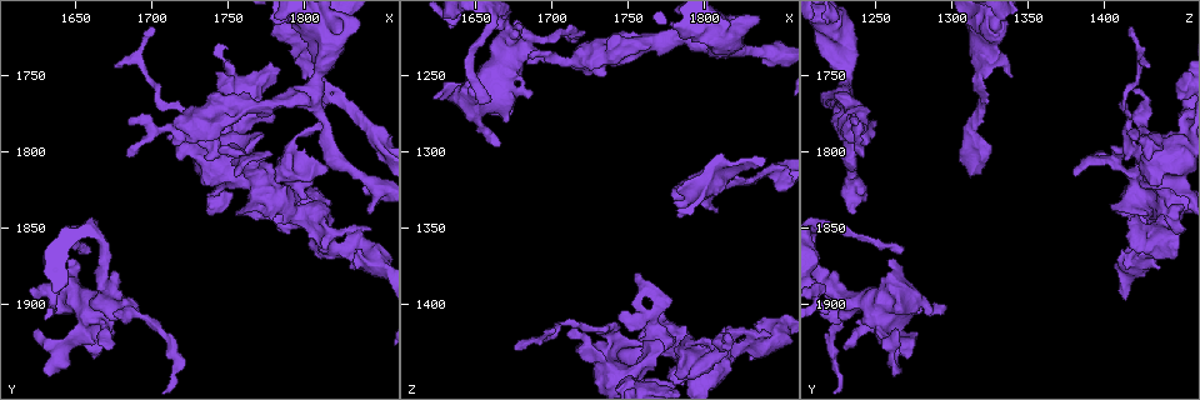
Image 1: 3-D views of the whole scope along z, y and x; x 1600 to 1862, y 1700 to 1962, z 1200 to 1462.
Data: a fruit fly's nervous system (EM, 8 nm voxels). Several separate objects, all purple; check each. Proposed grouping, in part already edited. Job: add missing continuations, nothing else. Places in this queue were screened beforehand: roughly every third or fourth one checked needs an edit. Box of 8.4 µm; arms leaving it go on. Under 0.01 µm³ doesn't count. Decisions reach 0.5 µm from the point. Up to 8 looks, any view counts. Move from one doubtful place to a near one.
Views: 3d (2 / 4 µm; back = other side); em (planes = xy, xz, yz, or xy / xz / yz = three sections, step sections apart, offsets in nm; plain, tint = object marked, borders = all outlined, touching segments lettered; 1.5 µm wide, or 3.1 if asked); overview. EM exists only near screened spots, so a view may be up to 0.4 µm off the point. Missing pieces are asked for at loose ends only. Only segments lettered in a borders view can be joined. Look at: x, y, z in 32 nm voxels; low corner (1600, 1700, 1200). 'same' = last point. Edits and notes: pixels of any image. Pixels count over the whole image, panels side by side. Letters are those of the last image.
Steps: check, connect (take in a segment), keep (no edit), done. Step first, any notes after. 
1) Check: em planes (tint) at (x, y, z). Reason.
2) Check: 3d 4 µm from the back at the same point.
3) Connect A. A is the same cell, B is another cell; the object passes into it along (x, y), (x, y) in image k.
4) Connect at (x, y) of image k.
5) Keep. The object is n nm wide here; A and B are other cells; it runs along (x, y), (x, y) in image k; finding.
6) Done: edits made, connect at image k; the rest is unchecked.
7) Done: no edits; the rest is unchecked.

Check: 3d 2 µm at (1646, 1870, 1258). Stops while still wide.

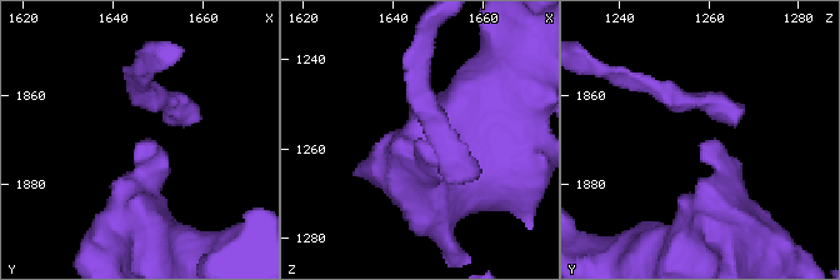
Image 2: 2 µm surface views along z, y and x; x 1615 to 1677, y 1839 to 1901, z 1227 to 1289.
Check: em planes (tint) at (1646, 1871, 1259). Shape alone is not enough.

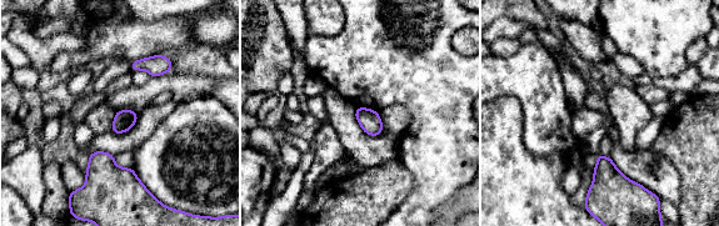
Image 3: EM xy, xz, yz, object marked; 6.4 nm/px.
Check: em planes (borders) at the same point. What lies round it.

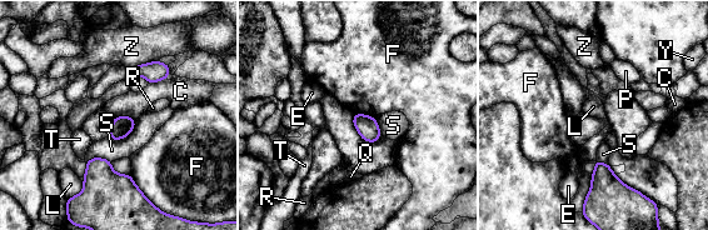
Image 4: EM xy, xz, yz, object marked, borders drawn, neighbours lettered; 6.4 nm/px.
Keep. The longest contact is with F, 220 nm; C, E, F, L, P, Q, R, S, T, Y and Z are other cells; a border runs along (114, 116), (130, 116), (134, 120) in image 4; none of them fits.

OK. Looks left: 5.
Check: em xz step 4 (borders) at (1686, 1780, 1238). Branch stops here.

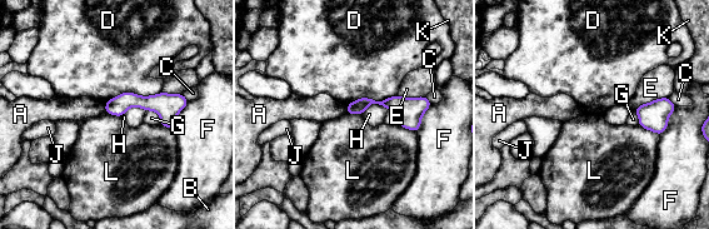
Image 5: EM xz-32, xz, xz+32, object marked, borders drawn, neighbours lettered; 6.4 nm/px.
Keep. A, B, C, D, E, F, G, H, J, K and L are other cells; it runs along (427, 104), (364, 101), (349, 110) in image 5; no lettered segment goes on from it.

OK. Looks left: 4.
Check: em planes (borders) at (1810, 1750, 1338). Thick end.

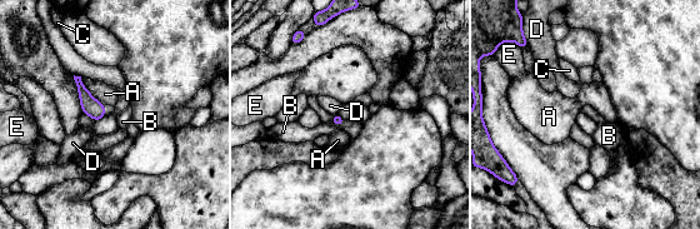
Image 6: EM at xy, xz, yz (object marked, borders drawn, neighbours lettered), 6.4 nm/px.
Keep. The longest contact is with A, 240 nm; A, B, C, D and E are other cells; a border runs along (80, 76), (84, 86), (104, 105) in image 6; no lettered segment goes on from it.

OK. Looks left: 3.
Done: no edits; the rest is unchecked.

